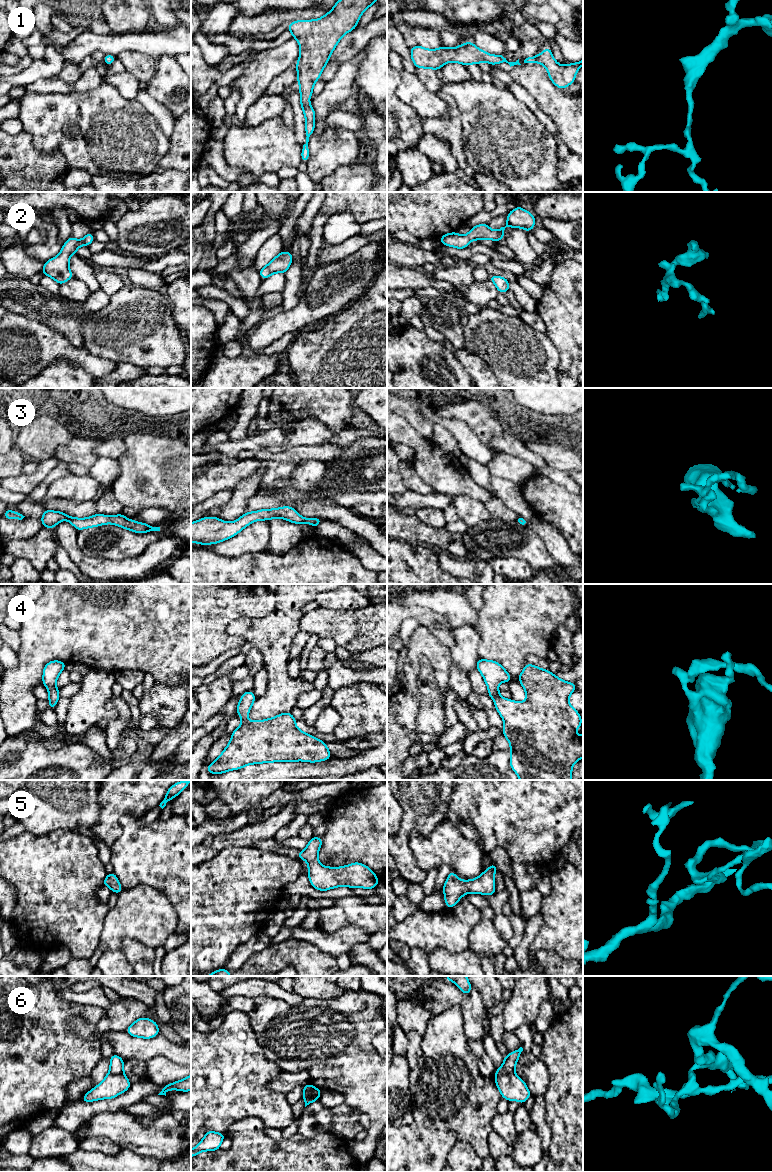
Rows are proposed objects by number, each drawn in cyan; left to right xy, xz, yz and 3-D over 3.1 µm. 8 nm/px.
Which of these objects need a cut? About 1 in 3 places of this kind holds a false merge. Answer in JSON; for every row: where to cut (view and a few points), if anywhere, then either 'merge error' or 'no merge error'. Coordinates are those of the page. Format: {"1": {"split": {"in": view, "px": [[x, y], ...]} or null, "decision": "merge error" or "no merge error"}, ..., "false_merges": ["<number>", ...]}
{"1": {"split": null, "decision": "no merge error"}, "2": {"split": null, "decision": "no merge error"}, "3": {"split": null, "decision": "no merge error"}, "4": {"split": null, "decision": "no merge error"}, "5": {"split": null, "decision": "no merge error"}, "6": {"split": {"in": "yz", "px": [[513, 1072], [496, 1075]]}, "decision": "merge error"}, "false_merges": ["6"]}

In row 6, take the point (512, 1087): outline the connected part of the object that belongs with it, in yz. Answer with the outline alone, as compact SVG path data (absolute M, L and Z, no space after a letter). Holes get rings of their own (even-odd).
M515 1073L498 1074L494 1077L494 1081L502 1098L507 1099L509 1102L516 1100L523 1104L532 1096L526 1083Z

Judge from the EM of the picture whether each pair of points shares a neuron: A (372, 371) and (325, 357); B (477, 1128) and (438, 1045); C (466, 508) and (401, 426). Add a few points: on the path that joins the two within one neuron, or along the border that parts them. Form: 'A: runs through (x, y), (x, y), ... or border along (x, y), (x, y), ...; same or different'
A: runs through (360, 371), (351, 371), (337, 366); same
B: runs through (472, 1104), (476, 1079), (462, 1056); same
C: border along (454, 496), (467, 495), (480, 501); different

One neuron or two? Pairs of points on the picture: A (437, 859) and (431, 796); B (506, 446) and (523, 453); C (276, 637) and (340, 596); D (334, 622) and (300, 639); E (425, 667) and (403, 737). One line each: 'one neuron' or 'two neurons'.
A: two neurons
B: one neuron
C: two neurons
D: two neurons
E: two neurons

